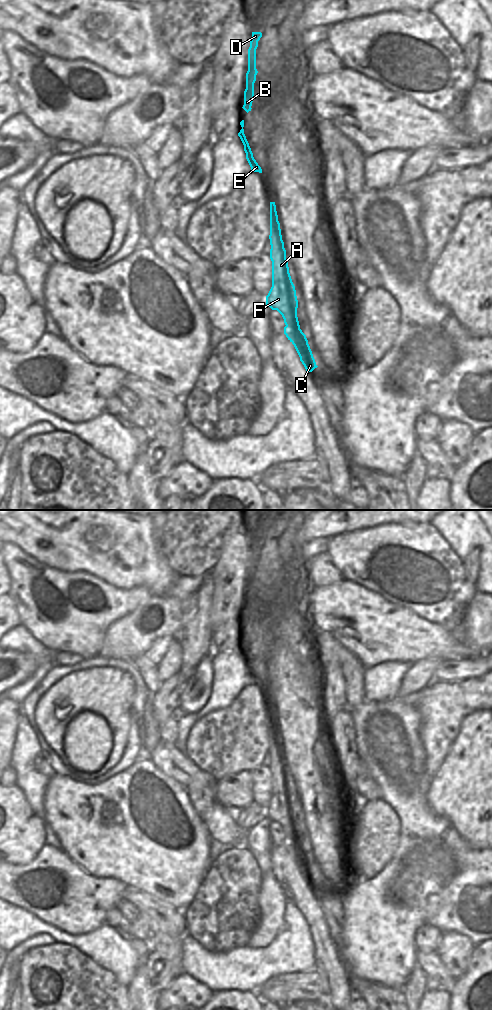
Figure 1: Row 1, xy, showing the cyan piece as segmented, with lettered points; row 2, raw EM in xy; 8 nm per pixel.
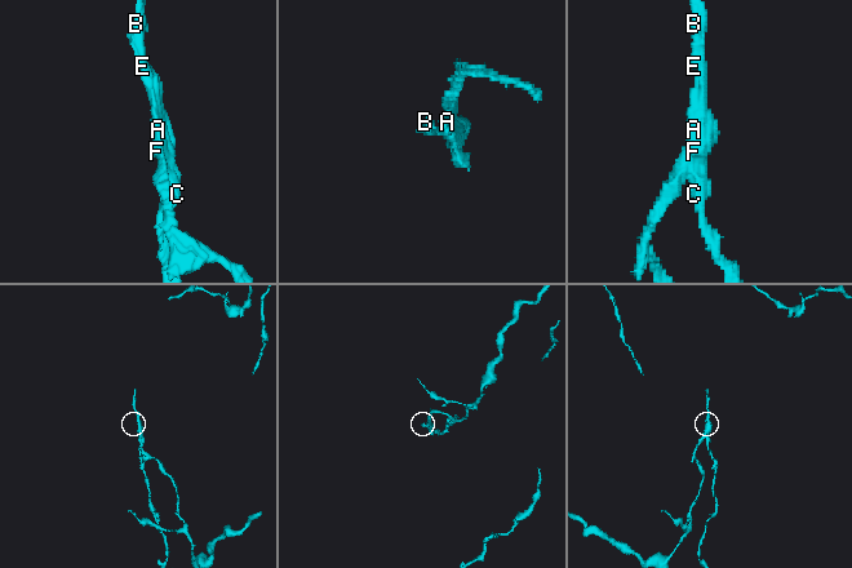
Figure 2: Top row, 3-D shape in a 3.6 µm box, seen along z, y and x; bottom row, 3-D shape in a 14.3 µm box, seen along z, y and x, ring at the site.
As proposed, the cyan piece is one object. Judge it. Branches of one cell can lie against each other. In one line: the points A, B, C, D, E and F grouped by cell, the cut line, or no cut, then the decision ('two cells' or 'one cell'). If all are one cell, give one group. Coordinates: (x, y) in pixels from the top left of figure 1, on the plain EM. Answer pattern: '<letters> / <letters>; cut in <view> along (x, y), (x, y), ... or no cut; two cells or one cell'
A B C D E / F; cut in xy along (297, 815), (290, 819), (291, 840), (289, 842); two cells

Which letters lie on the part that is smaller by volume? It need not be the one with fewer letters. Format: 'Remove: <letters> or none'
Remove: A, B, C, D, E

